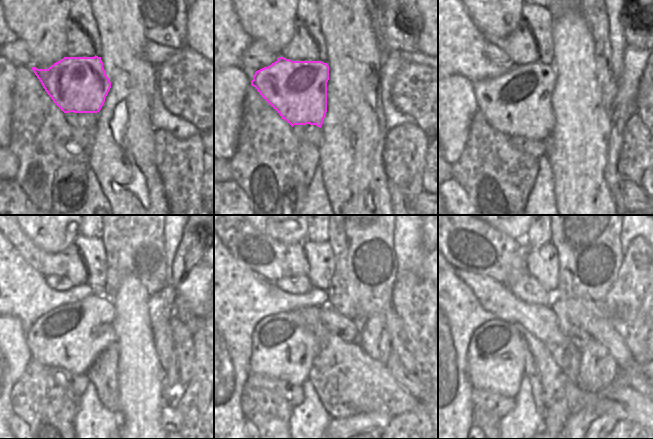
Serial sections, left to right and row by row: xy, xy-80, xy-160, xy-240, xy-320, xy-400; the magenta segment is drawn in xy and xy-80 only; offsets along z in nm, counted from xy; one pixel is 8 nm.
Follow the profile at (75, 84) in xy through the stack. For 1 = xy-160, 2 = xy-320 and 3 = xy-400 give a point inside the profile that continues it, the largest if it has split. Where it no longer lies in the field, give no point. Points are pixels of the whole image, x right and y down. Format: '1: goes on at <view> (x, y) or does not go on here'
1: goes on at xy-160 (518, 103)
2: goes on at xy-320 (281, 348)
3: goes on at xy-400 (496, 355)

